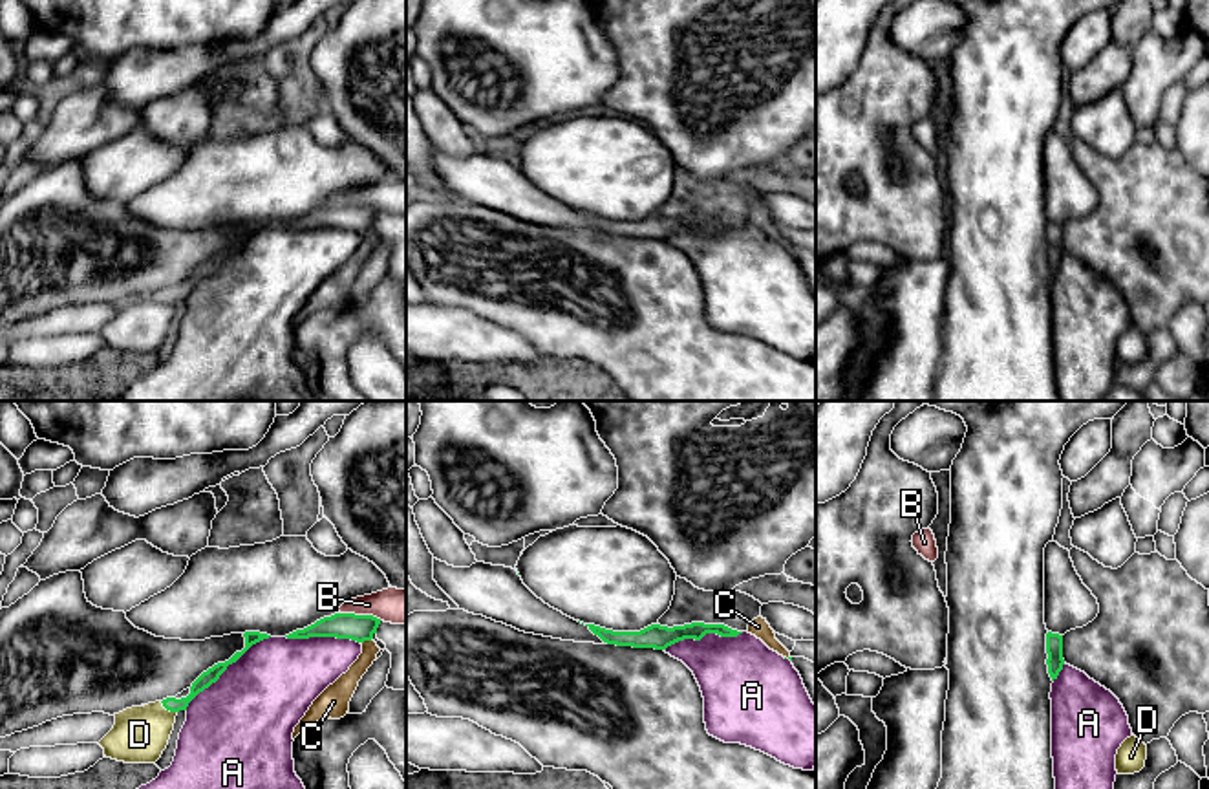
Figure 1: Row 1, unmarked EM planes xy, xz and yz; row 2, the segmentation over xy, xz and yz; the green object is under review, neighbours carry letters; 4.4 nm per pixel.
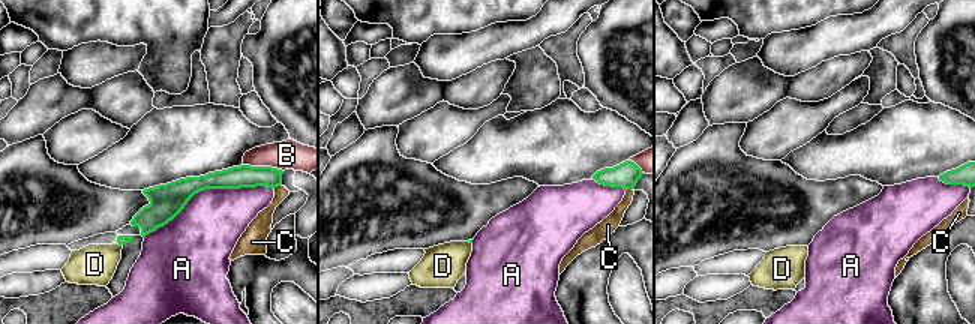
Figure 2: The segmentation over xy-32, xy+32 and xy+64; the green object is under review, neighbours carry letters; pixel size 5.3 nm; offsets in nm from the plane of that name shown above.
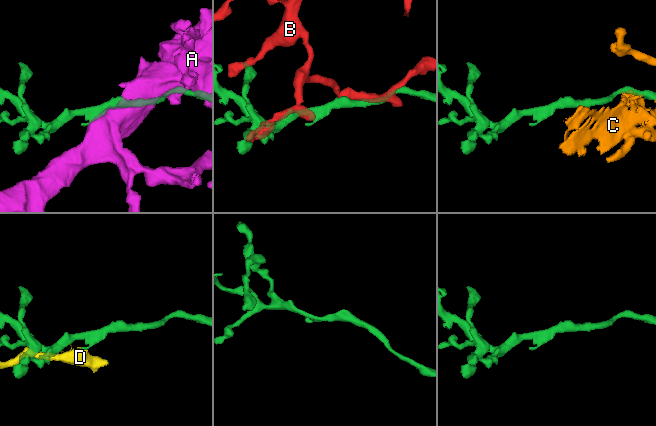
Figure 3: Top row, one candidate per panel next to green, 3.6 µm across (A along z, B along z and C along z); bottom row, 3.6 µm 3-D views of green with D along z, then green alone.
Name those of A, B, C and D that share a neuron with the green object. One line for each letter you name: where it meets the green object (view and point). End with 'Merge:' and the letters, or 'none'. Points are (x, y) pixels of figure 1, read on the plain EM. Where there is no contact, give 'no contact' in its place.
Merge: none

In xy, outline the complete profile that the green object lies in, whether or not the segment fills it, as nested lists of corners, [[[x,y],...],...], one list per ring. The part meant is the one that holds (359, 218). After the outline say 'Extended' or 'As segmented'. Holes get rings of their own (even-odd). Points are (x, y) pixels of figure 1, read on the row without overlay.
[[[335,203],[331,207],[316,211],[315,214],[304,220],[296,220],[285,227],[287,229],[337,227],[364,232],[373,229],[379,214],[380,209],[373,205]]]. As segmented

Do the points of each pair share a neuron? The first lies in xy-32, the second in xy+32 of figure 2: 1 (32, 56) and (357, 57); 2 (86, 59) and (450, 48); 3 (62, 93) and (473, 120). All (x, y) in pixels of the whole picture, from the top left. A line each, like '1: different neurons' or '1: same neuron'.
1: different neurons
2: same neuron
3: different neurons

